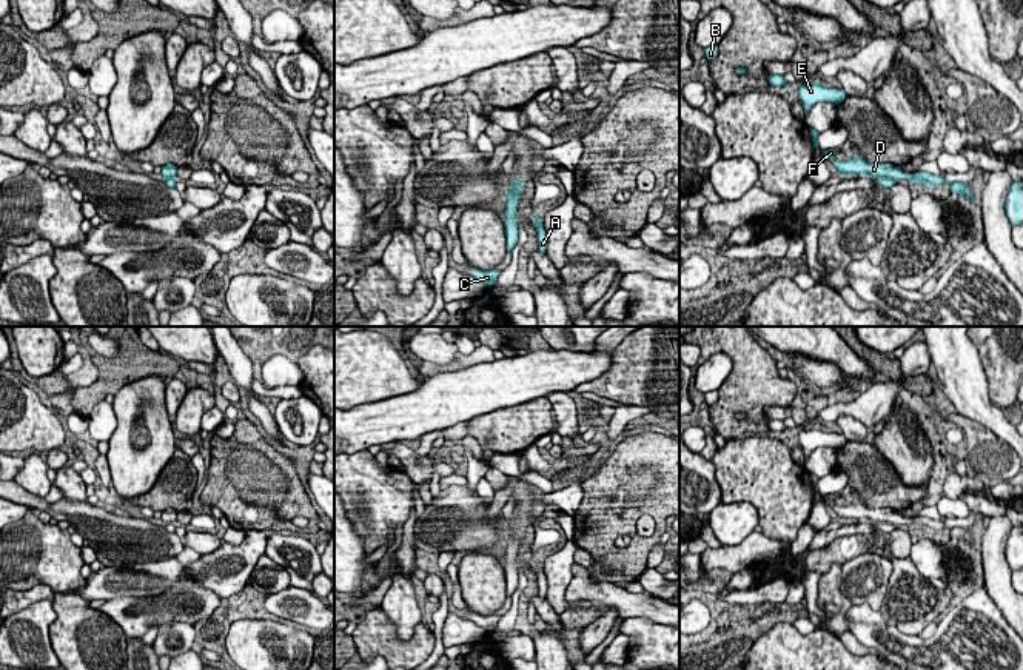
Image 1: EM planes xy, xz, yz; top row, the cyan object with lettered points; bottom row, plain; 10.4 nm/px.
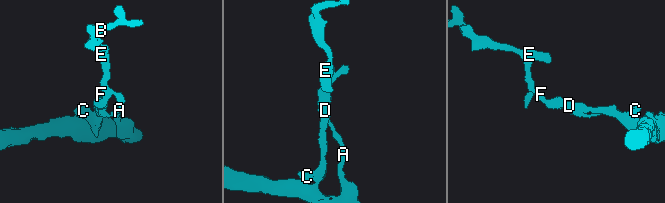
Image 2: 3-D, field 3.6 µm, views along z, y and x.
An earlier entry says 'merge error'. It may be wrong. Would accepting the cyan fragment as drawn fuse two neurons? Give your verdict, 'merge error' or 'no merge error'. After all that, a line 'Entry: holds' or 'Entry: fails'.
merge error
Entry: holds

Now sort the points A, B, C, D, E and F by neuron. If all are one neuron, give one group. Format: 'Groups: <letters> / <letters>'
Groups: A / B C D E F

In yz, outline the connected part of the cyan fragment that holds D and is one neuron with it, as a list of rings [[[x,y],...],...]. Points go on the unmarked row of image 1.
[[[821,496],[824,502],[827,502],[832,510],[838,514],[841,521],[867,521],[867,522],[880,522],[880,524],[891,524],[894,527],[907,524],[915,530],[924,530],[924,531],[934,531],[934,530],[949,530],[949,534],[952,538],[957,538],[960,541],[966,541],[971,547],[975,547],[971,531],[963,527],[946,527],[944,521],[934,521],[926,516],[918,516],[915,519],[906,519],[901,518],[898,511],[894,510],[883,510],[883,508],[867,508],[861,501],[850,502],[846,505],[837,505],[835,496]]]

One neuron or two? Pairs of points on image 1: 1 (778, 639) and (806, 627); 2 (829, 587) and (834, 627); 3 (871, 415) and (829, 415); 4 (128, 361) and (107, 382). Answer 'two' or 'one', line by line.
1: two
2: one
3: one
4: one

